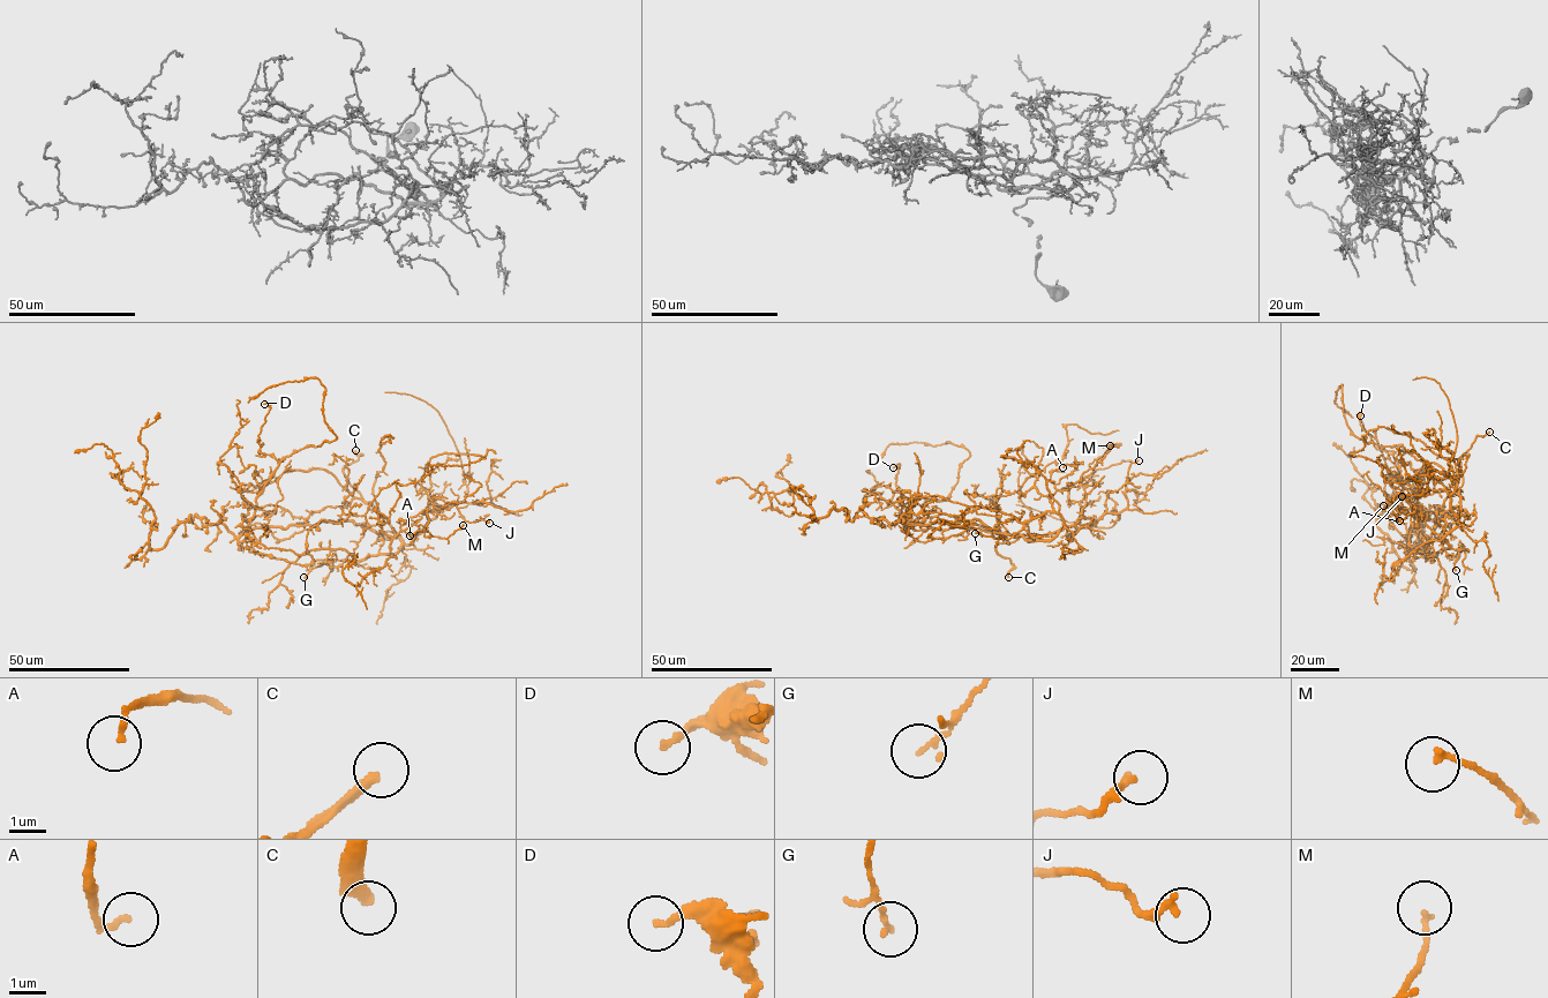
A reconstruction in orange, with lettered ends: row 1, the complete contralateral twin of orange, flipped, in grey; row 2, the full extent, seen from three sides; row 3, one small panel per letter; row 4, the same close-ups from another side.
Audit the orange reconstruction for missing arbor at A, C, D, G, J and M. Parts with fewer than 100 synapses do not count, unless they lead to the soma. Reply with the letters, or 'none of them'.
C

